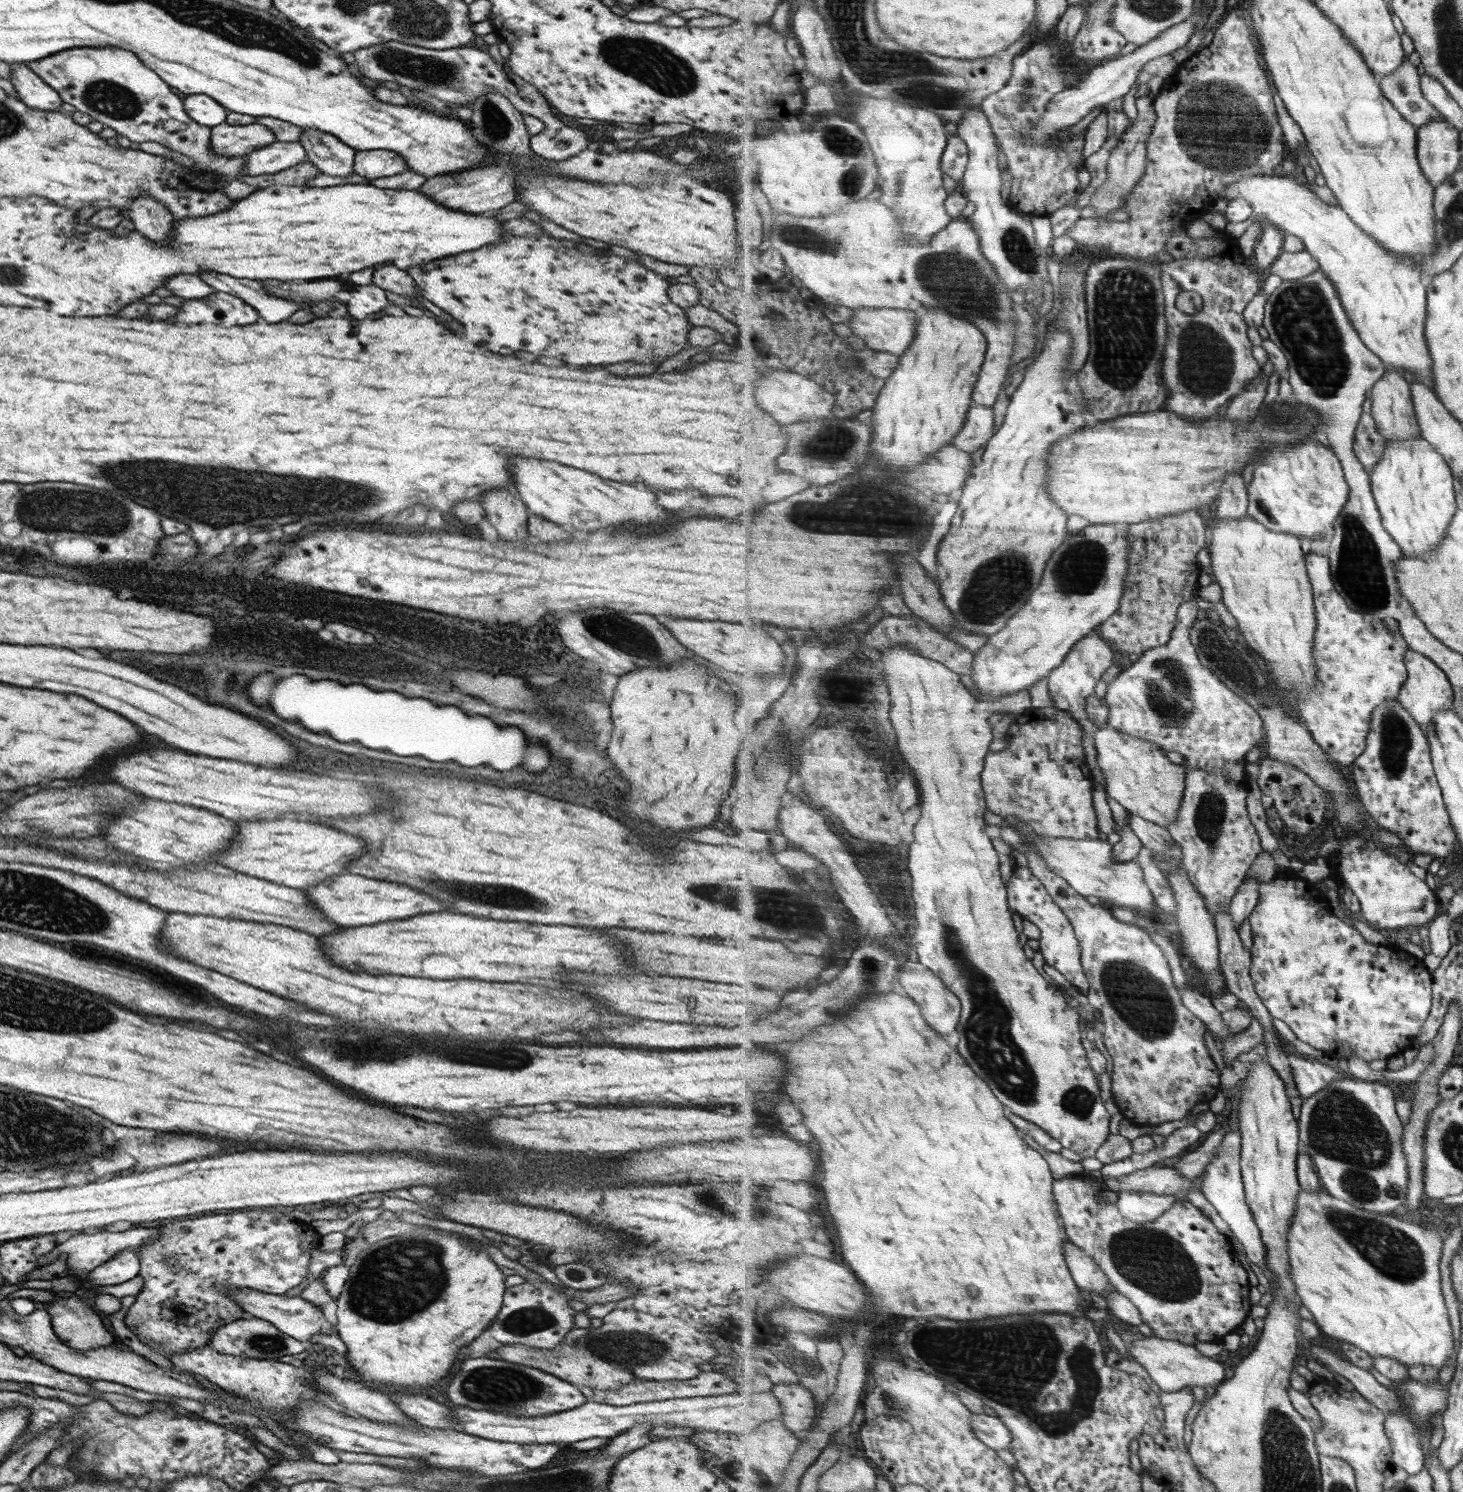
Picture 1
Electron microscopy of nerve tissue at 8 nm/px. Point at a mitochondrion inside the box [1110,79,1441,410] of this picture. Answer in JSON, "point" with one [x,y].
{"point":[1301,318]}

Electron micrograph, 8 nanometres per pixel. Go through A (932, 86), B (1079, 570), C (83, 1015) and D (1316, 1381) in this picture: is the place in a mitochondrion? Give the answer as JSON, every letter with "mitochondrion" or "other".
{"A":"mitochondrion","B":"mitochondrion","C":"mitochondrion","D":"other"}

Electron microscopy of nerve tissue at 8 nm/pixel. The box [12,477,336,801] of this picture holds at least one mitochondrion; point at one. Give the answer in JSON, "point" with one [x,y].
{"point":[42,510]}

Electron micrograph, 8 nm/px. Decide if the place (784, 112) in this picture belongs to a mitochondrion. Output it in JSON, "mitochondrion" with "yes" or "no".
{"mitochondrion":"no"}

